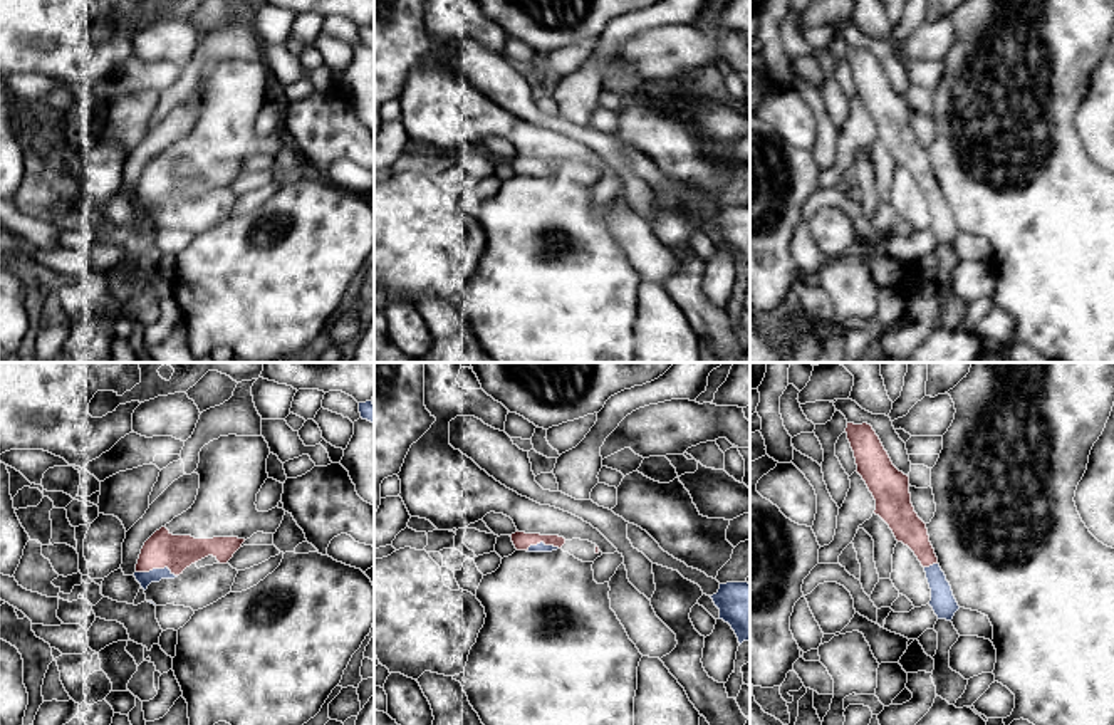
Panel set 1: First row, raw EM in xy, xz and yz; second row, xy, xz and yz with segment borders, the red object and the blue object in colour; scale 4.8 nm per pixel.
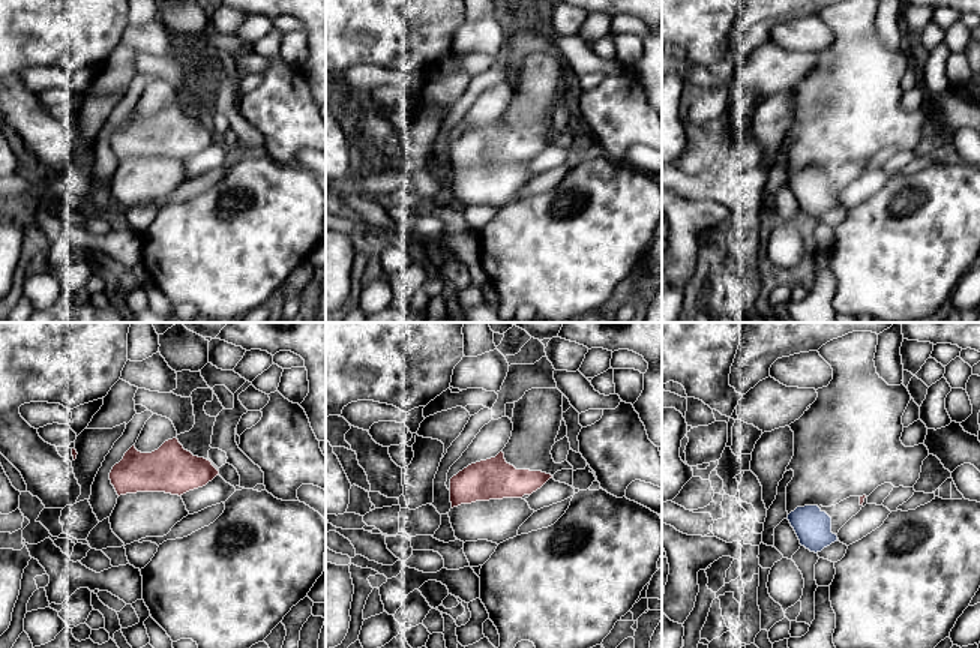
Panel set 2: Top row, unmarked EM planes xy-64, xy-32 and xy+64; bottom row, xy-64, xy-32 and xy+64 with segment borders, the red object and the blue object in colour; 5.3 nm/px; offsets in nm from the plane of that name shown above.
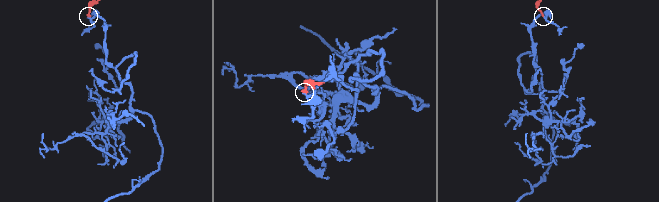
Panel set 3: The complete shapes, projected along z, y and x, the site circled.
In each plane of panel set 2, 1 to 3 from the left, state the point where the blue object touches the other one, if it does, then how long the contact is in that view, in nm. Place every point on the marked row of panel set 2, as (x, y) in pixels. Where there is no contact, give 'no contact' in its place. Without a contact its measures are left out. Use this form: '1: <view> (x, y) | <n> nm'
1: no contact
2: no contact
3: no contact

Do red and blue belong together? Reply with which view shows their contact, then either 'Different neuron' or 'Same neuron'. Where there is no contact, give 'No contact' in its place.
Touches red in xy. Same neuron

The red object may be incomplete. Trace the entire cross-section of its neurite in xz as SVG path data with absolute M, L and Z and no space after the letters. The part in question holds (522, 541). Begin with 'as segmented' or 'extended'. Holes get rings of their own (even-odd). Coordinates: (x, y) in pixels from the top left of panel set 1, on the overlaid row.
extended | M518 530L510 537L517 550L527 552L552 552L565 544L565 539L559 535L525 534Z

